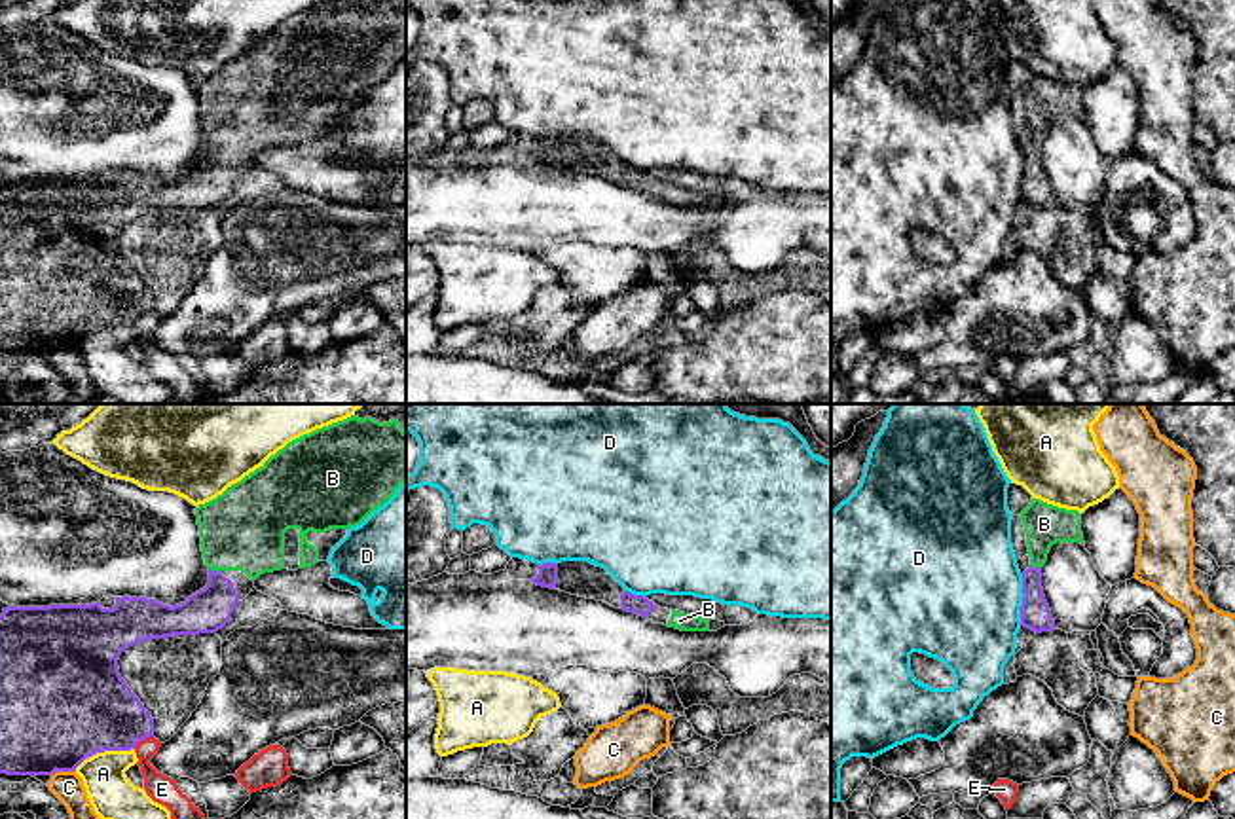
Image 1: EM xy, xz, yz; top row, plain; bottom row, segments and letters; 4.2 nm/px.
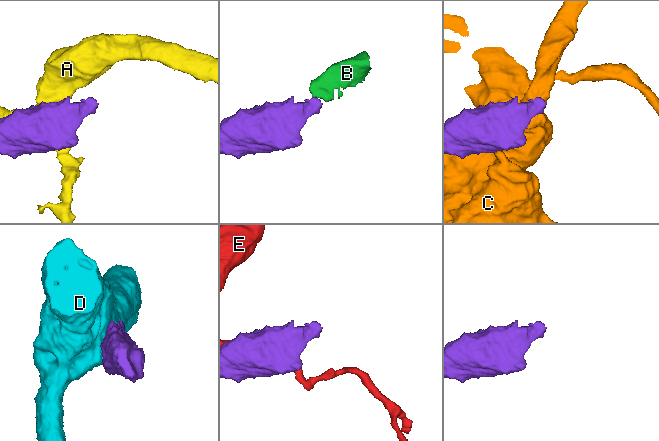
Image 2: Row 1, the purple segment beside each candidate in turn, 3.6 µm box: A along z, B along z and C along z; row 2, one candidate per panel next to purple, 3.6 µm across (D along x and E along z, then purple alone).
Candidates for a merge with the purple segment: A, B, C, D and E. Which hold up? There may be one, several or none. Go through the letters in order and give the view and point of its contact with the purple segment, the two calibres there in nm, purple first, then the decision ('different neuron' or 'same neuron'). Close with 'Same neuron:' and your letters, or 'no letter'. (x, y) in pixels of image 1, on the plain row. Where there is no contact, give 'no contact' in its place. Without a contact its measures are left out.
A: xy (103, 327) | 480/190 nm | different neuron
B: xy (215, 146) | 190/360 nm | same neuron
C: xy (63, 345) | 460/130 nm | different neuron
D: yz (1023, 175) | 130/480 nm | different neuron
E: xy (143, 313) | 360/120 nm | different neuron
Same neuron: B

